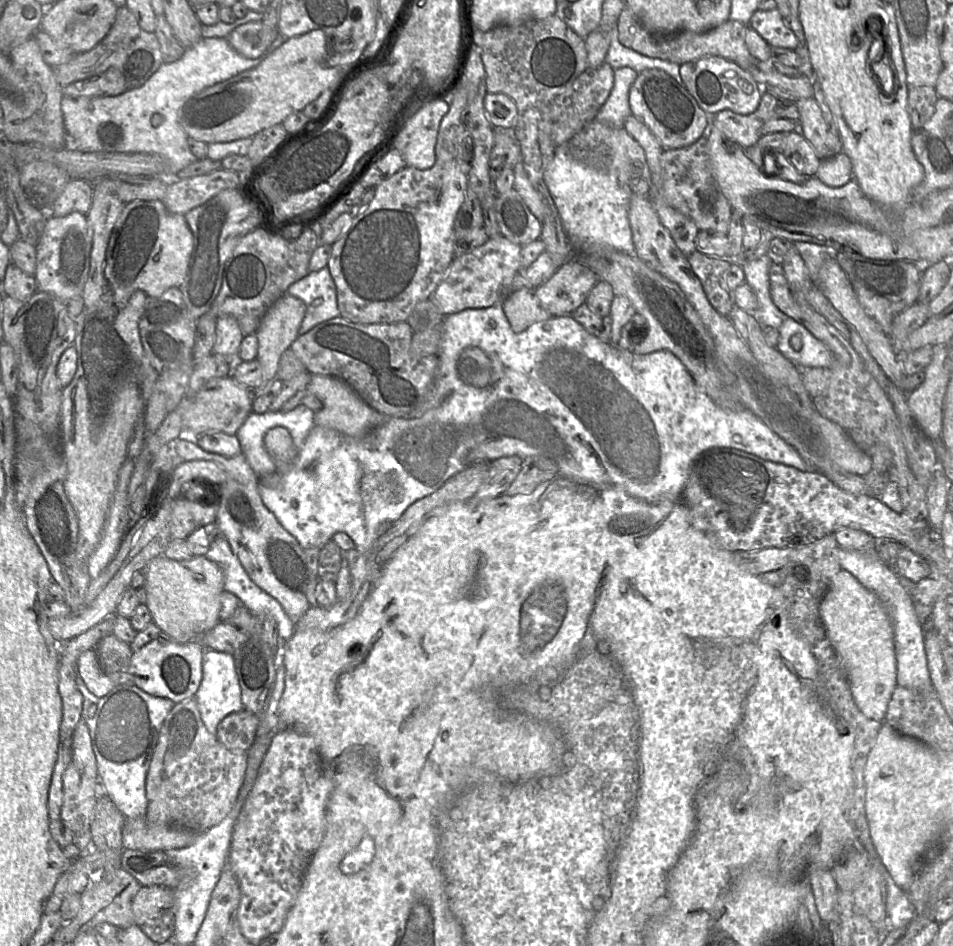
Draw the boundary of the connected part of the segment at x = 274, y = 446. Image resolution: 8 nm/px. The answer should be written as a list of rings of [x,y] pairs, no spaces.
[[[278,426],[268,430],[264,436],[264,446],[275,462],[278,473],[289,471],[299,454],[285,427]]]

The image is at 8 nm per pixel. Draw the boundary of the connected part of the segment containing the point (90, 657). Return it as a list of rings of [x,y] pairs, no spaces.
[[[94,647],[78,655],[76,667],[84,684],[96,696],[102,697],[116,686],[102,671]]]

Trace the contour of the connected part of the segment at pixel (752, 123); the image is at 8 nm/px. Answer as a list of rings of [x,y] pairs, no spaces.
[[[765,91],[762,93],[758,108],[753,113],[742,115],[734,113],[731,110],[723,110],[712,116],[709,126],[717,128],[726,141],[731,141],[738,147],[745,149],[756,144],[762,136],[761,130],[763,125],[776,113],[777,110],[780,109],[780,107],[784,107],[785,103],[791,102],[782,102],[772,94]]]

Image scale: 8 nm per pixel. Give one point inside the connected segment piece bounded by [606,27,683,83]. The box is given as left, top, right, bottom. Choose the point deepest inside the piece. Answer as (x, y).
(618, 56)

